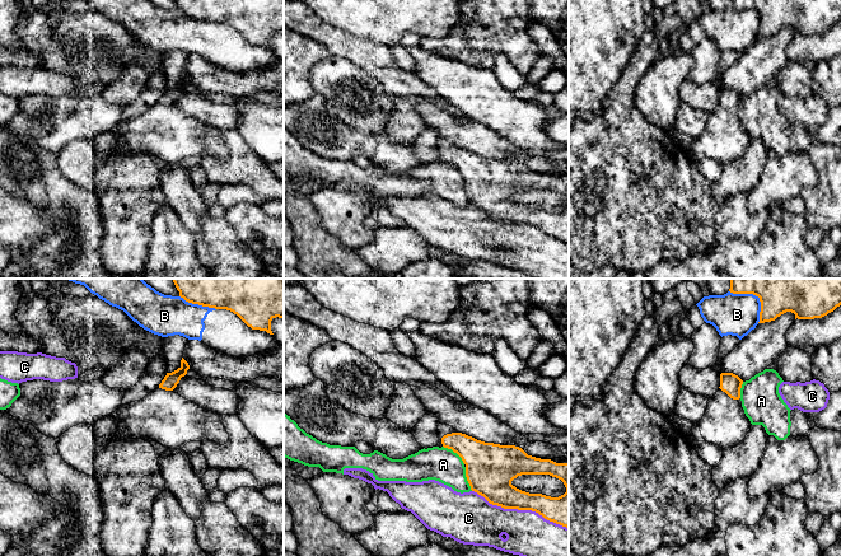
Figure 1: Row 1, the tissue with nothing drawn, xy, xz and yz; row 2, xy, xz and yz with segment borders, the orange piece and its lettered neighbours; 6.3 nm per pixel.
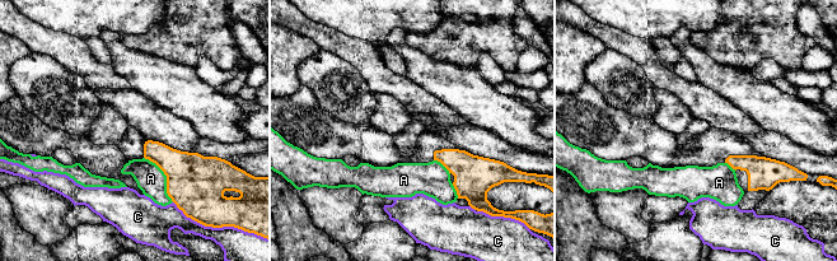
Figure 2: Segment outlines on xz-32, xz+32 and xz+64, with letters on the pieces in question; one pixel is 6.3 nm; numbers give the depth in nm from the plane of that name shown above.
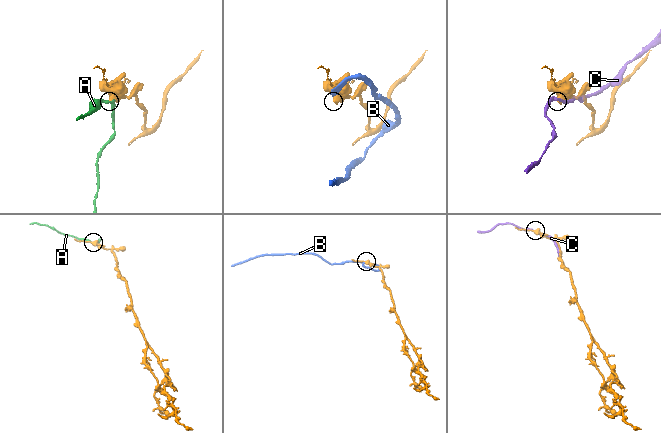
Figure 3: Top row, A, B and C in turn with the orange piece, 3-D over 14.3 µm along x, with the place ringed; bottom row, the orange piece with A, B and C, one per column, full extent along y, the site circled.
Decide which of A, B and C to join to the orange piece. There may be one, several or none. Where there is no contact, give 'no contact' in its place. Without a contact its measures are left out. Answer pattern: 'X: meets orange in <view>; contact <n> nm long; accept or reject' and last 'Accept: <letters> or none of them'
A: meets orange in xz; contact 180 nm long; reject
B: meets orange in yz; contact 280 nm long; reject
C: meets orange in xz; contact 650 nm long; reject
Accept: none of them

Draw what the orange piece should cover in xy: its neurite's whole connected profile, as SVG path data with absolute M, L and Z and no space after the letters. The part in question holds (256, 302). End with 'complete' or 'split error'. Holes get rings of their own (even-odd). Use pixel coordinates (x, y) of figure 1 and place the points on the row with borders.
M172 279L179 296L192 304L226 309L252 330L271 331L271 321L284 318L284 279Z | complete

